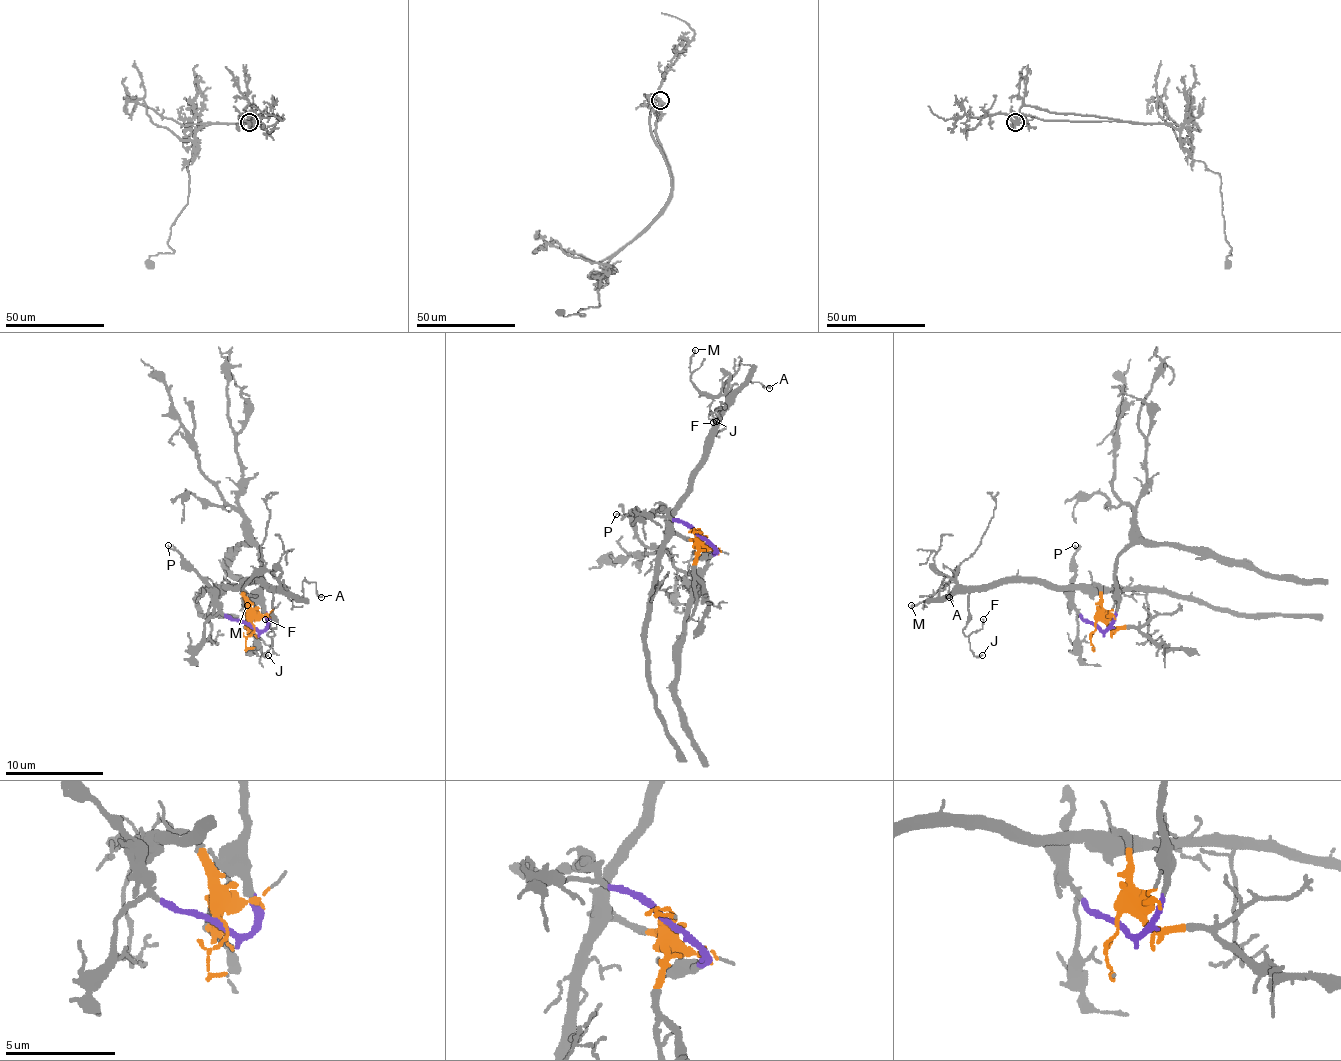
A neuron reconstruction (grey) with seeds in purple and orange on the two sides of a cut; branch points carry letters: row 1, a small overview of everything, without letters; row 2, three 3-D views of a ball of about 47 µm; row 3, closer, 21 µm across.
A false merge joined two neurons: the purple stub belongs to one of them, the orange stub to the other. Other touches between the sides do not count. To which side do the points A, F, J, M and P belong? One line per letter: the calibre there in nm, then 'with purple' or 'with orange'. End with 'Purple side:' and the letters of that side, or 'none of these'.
A: 130 nm | with orange
F: 120 nm | with orange
J: 110 nm | with orange
M: 140 nm | with orange
P: 90 nm | with purple
Purple side: P

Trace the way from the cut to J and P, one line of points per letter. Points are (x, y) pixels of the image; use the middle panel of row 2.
J: (700, 534), (685, 539), (676, 531), (673, 507), (705, 455), (708, 433), (722, 403), (713, 413), (715, 421)
P: (700, 534), (676, 522), (666, 512), (616, 514)

